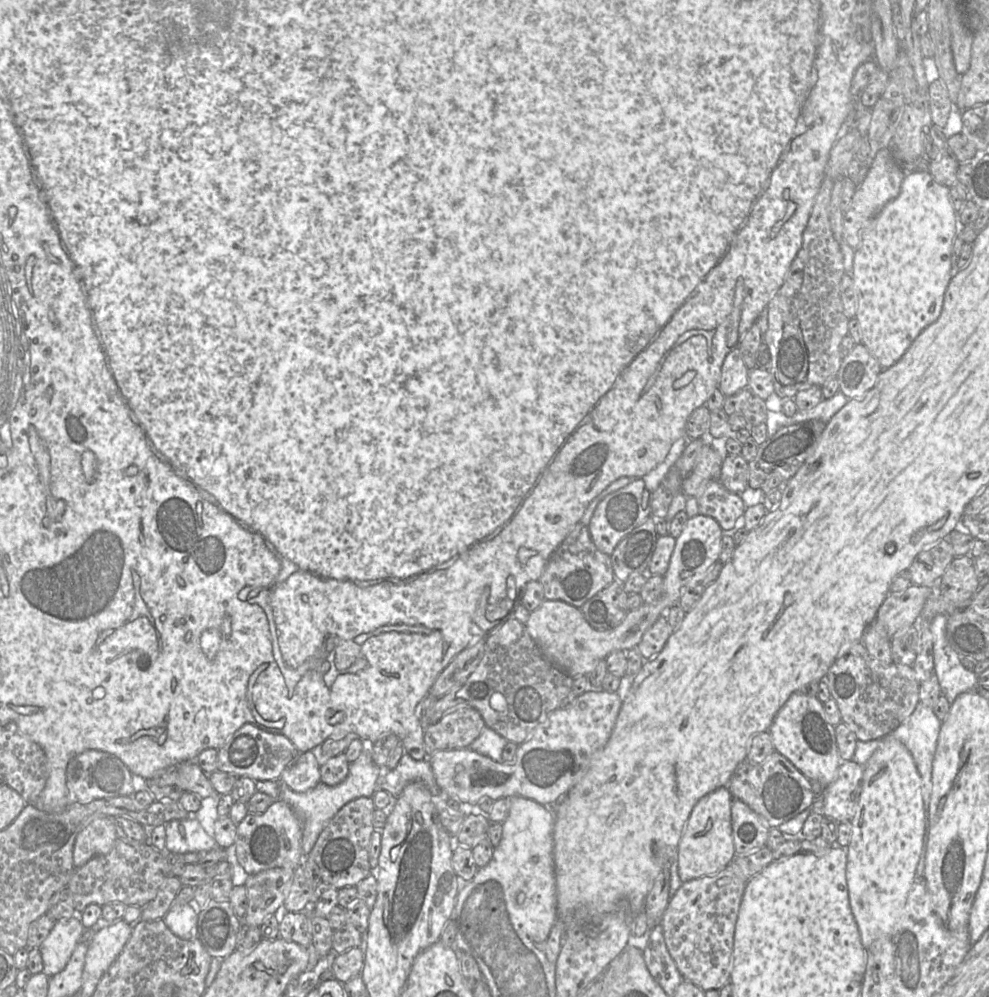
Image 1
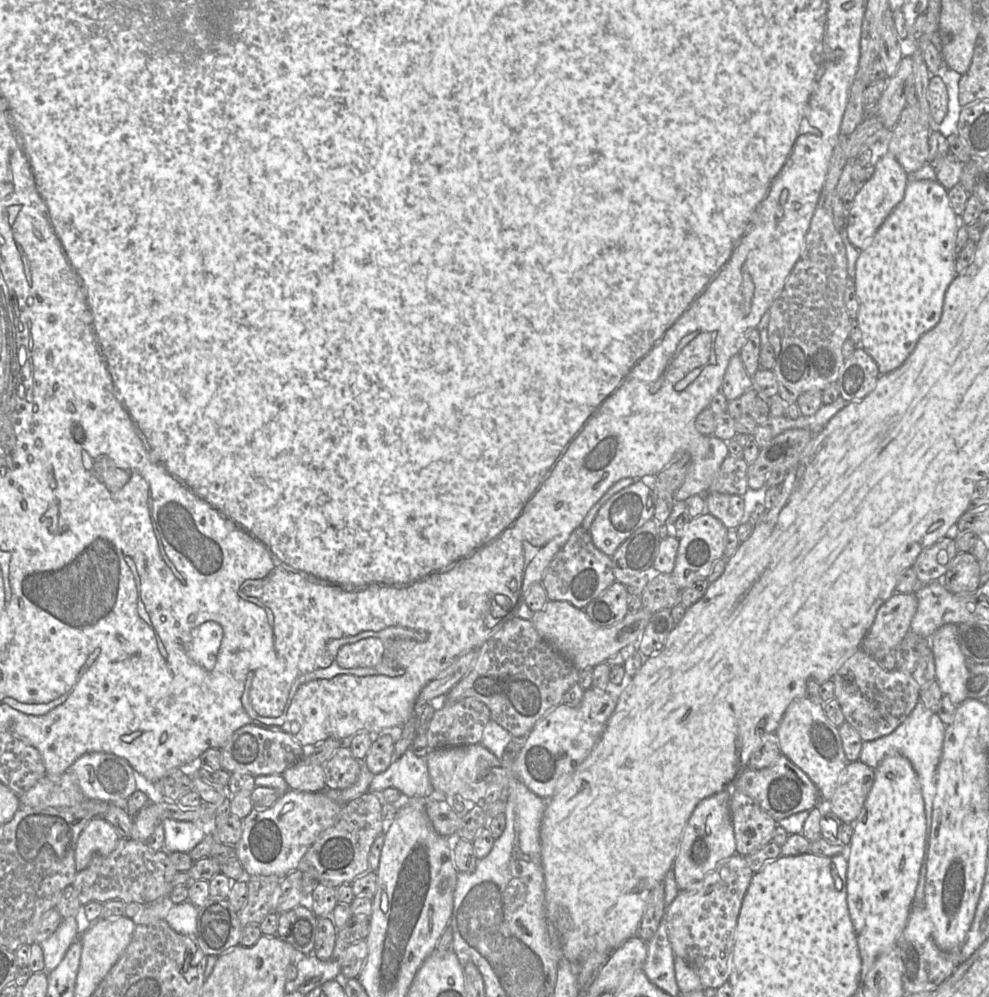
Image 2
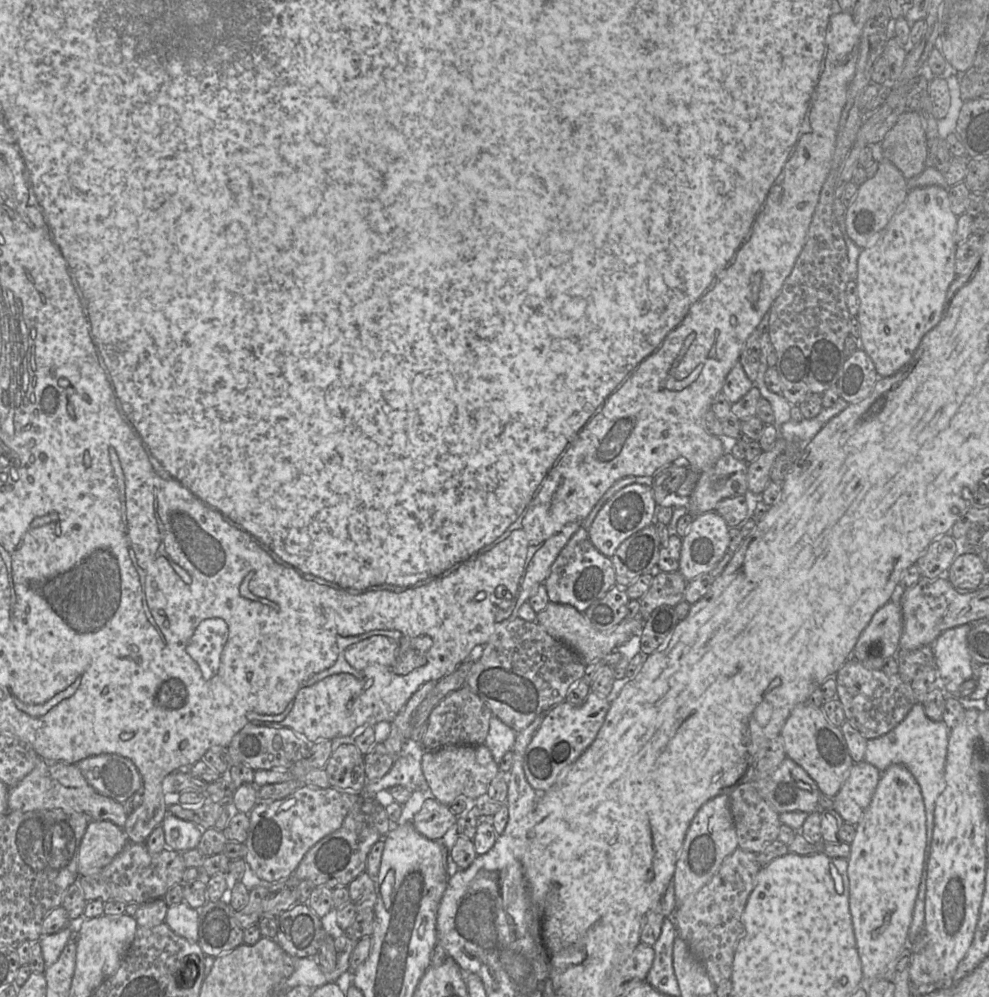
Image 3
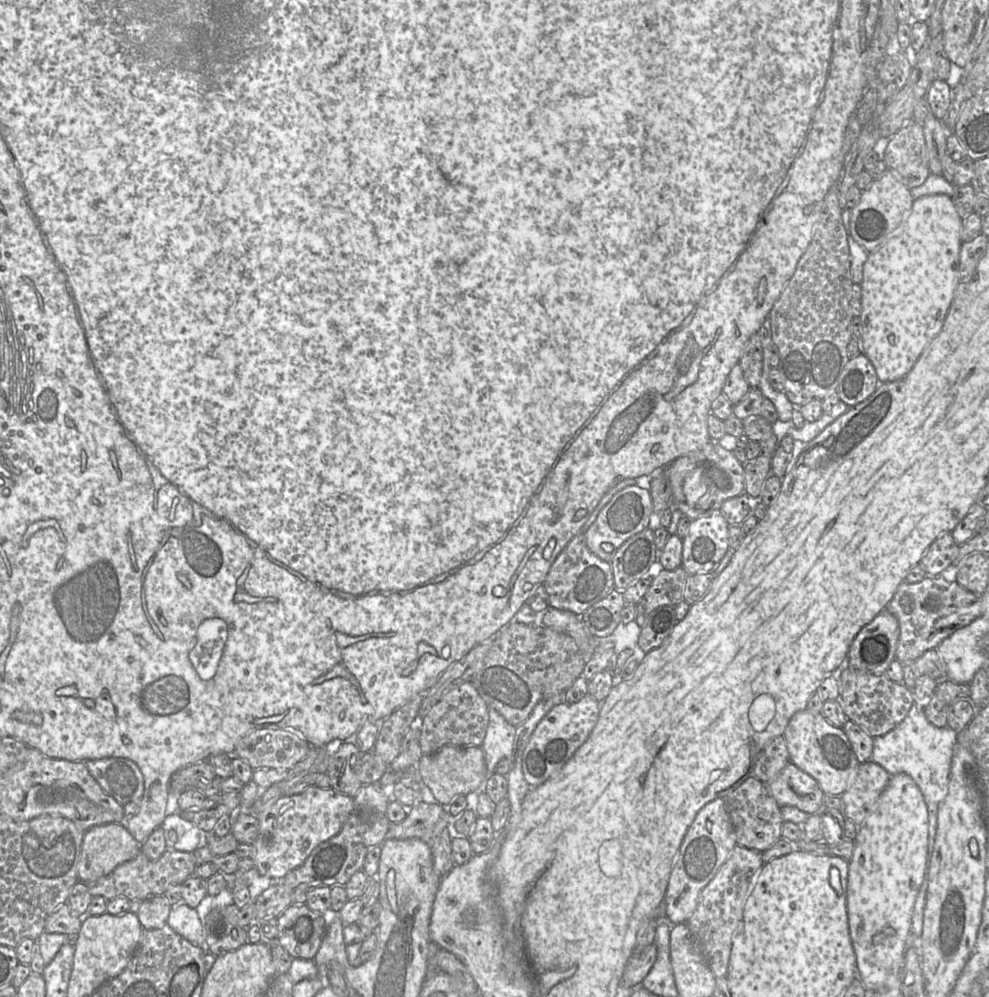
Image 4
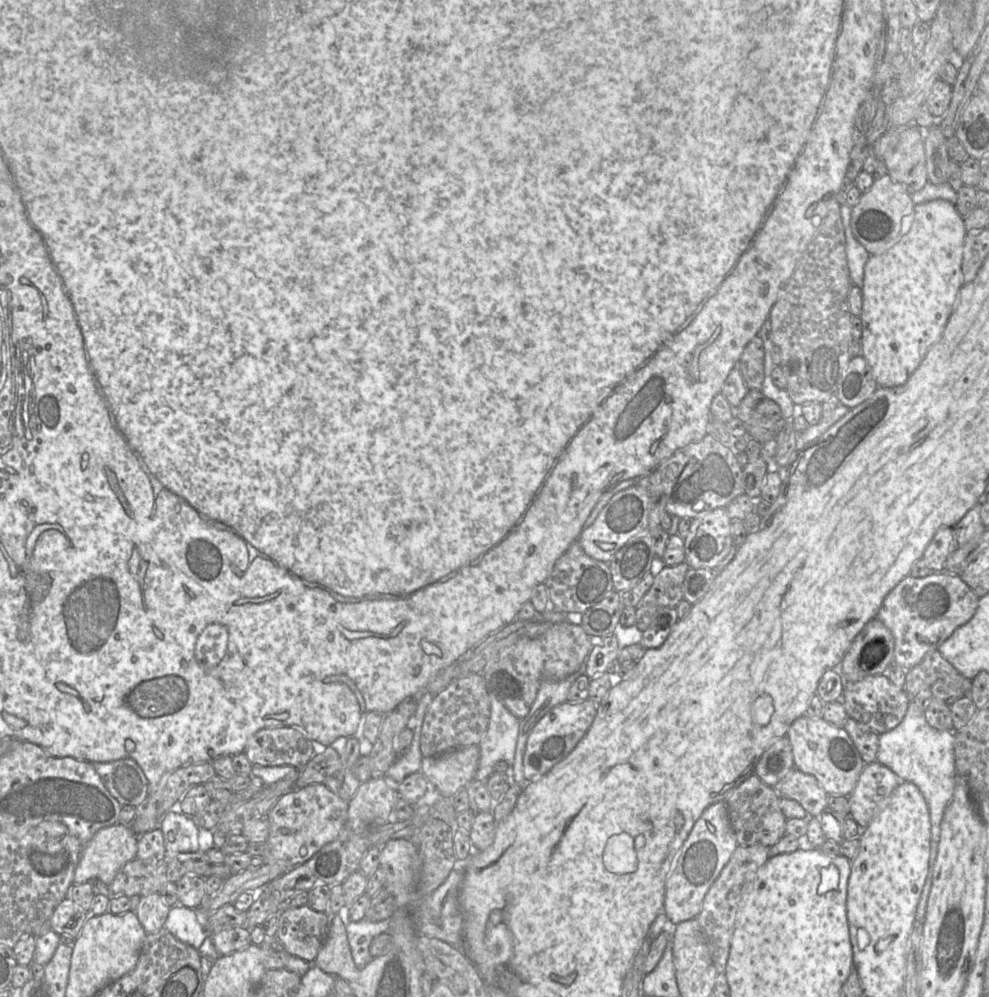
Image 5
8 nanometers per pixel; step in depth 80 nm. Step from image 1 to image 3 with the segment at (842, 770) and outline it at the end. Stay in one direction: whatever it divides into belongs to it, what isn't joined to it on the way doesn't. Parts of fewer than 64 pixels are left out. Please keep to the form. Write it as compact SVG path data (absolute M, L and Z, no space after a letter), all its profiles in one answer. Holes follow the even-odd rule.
M865 761L854 763L834 797L834 807L846 823L857 825L868 808L882 772Z

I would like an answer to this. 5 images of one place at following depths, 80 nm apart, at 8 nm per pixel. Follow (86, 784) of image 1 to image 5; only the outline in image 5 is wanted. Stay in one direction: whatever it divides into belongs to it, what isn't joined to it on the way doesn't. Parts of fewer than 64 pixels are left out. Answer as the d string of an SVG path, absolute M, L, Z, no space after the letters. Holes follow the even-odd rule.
M133 759L92 763L107 790L121 806L139 807L148 798L148 780Z

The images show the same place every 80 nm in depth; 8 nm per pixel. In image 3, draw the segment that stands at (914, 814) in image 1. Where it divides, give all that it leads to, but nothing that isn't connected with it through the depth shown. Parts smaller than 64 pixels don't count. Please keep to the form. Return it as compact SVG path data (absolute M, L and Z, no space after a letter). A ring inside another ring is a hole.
M892 764L882 772L881 778L873 795L873 798L862 816L859 823L856 825L856 835L850 845L850 855L848 857L847 874L849 879L849 912L851 915L852 927L855 935L856 946L862 966L862 973L865 981L871 981L880 973L885 971L889 963L895 963L898 958L908 952L908 934L912 922L912 913L915 905L915 900L918 894L922 871L924 865L926 848L926 812L924 800L921 793L921 788L911 772L902 764Z

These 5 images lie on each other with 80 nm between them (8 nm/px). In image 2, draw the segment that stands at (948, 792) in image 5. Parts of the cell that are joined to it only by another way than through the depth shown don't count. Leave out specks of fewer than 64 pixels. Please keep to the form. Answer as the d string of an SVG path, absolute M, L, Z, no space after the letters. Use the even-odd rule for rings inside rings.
M919 700L910 715L892 733L873 741L864 741L859 756L859 761L875 769L887 755L900 754L911 762L918 776L925 803L925 816L929 829L929 838L927 840L925 861L922 861L919 881L914 895L914 906L924 906L924 888L930 848L933 801L937 792L937 768L942 756L945 729L946 725L941 721L938 714L932 712Z

